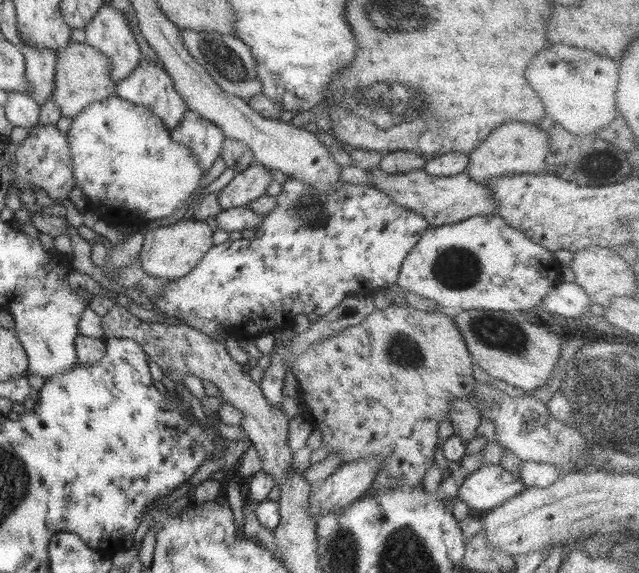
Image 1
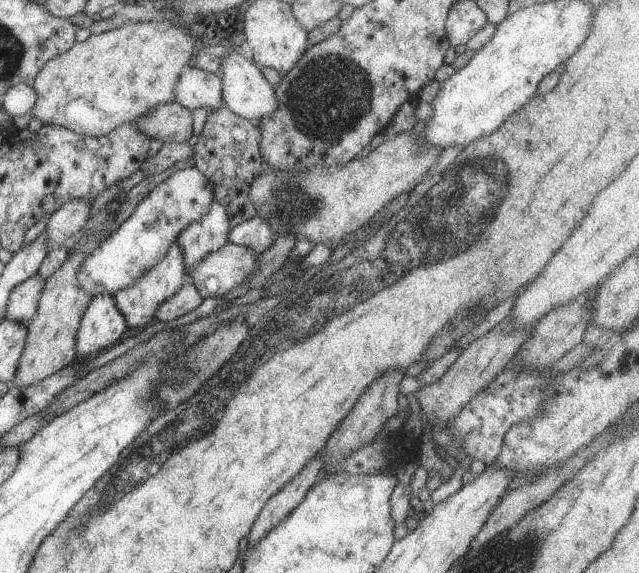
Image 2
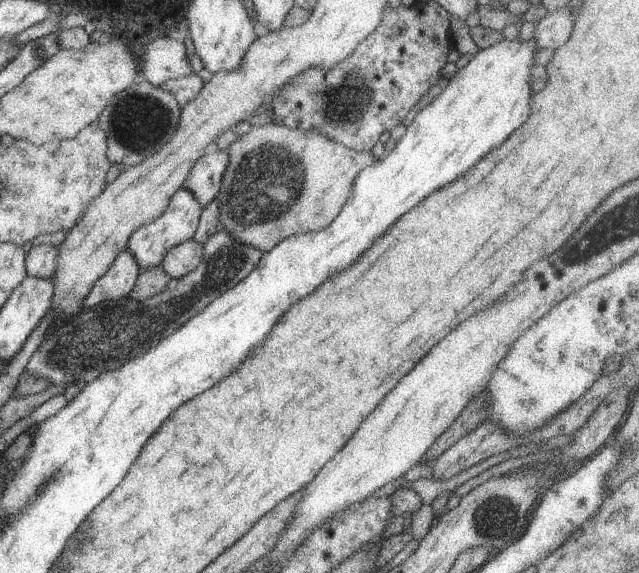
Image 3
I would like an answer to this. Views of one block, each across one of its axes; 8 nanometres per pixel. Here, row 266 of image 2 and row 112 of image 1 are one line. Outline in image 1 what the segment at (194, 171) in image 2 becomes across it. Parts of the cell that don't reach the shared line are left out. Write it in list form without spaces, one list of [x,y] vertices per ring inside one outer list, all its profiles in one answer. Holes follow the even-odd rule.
[[[116,94],[105,98],[101,102],[94,102],[90,106],[86,106],[78,116],[72,119],[71,128],[65,132],[65,135],[68,139],[68,144],[70,144],[70,158],[75,186],[81,189],[87,196],[88,210],[100,215],[110,226],[134,226],[140,220],[156,220],[156,218],[170,216],[170,214],[181,208],[184,202],[192,196],[192,193],[200,186],[202,177],[206,175],[206,172],[203,172],[191,150],[187,146],[171,139],[171,131],[164,126],[161,118],[156,117],[152,111],[148,110],[148,107],[132,105],[130,102],[119,98]]]

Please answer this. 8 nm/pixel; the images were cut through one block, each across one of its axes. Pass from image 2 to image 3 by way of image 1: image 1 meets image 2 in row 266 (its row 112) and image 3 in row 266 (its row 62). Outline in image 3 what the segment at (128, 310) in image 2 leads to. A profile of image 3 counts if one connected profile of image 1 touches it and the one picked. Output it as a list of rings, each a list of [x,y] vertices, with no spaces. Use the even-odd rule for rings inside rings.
[[[178,189],[172,195],[166,212],[160,218],[132,233],[127,244],[127,251],[132,253],[142,270],[157,267],[171,248],[193,238],[202,211],[200,201],[189,190]]]

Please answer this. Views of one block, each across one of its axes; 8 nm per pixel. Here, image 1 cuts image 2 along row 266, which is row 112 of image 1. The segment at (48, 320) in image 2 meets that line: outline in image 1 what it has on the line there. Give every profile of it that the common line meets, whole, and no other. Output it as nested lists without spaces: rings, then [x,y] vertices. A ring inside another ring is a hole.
[[[71,41],[68,46],[61,47],[57,51],[55,68],[55,85],[52,101],[60,110],[64,118],[74,118],[94,102],[101,102],[116,92],[116,80],[111,78],[111,66],[107,56],[99,50],[92,49],[86,42],[76,43]]]

